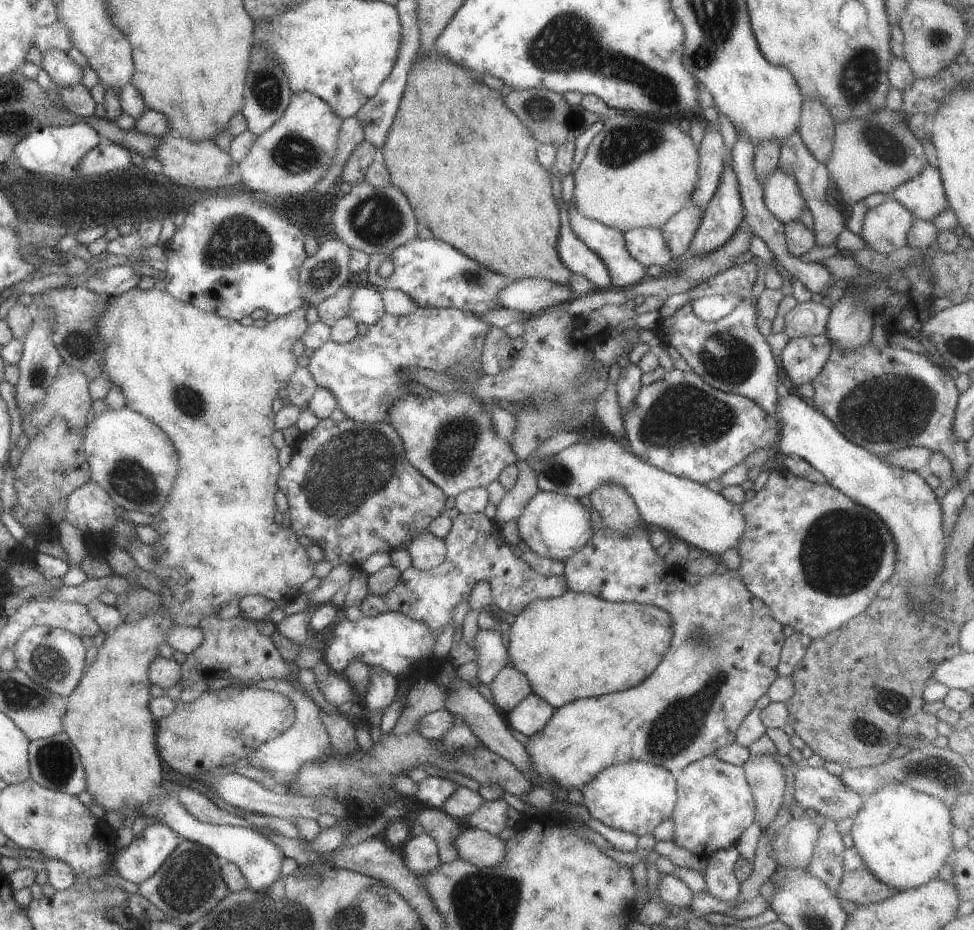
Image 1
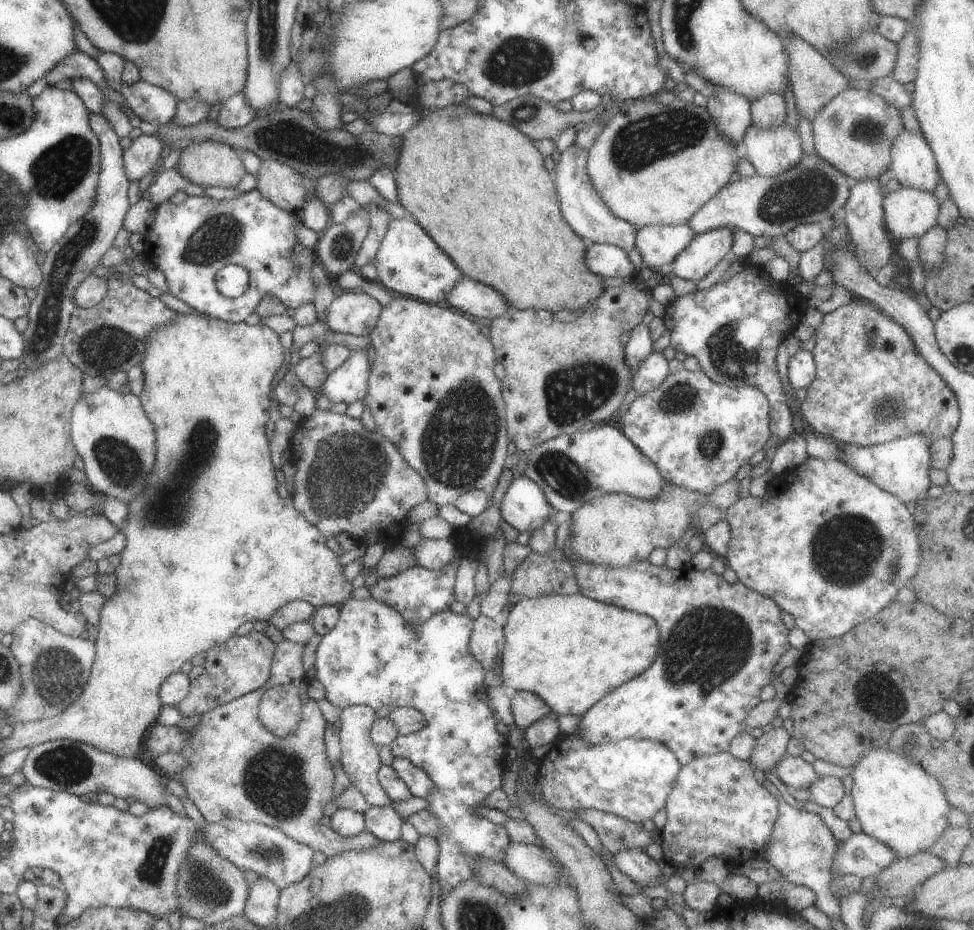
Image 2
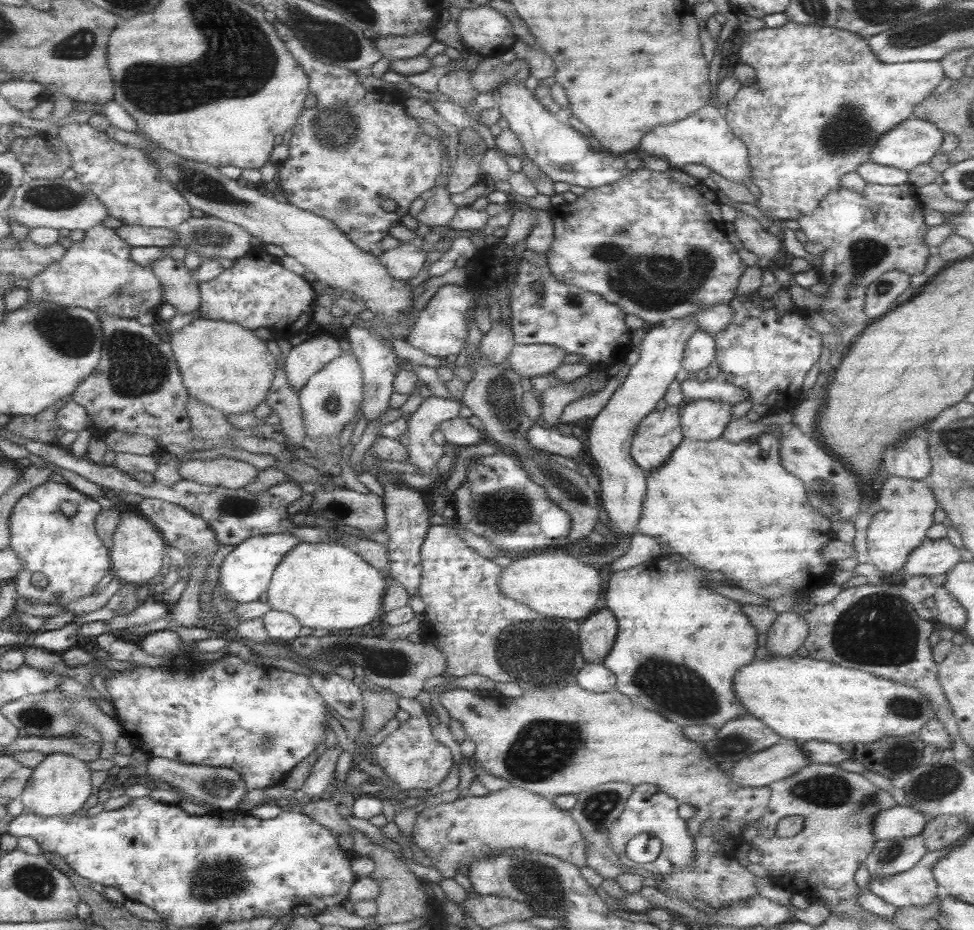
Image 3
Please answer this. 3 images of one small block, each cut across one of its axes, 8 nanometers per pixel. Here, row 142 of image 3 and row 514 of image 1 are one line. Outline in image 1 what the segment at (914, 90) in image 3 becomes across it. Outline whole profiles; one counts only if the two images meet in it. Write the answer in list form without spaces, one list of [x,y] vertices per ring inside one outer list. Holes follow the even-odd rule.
[[[785,468],[782,470],[771,470],[761,488],[753,493],[754,495],[750,499],[744,499],[738,504],[740,512],[743,513],[744,534],[741,535],[739,542],[736,544],[740,563],[735,572],[740,576],[745,588],[767,606],[771,616],[782,626],[787,624],[794,631],[810,636],[812,640],[826,635],[830,630],[841,626],[853,616],[858,615],[875,598],[875,594],[877,594],[881,584],[890,578],[894,567],[894,556],[897,553],[894,552],[894,544],[889,531],[874,512],[847,498],[836,488],[829,484],[810,482],[805,478],[796,476]]]

